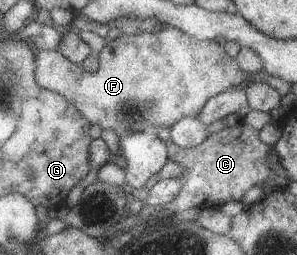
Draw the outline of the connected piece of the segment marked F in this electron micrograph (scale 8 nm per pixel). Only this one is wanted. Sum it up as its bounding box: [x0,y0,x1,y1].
[34,24,266,141]

